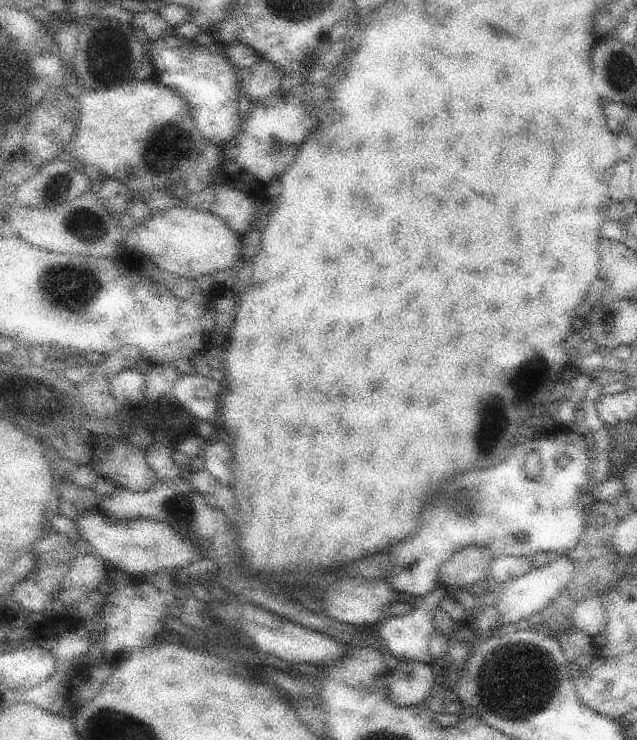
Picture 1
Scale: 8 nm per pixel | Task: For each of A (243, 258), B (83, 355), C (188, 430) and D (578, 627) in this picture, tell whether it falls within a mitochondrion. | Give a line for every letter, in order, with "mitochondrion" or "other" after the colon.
A: other
B: other
C: other
D: other

